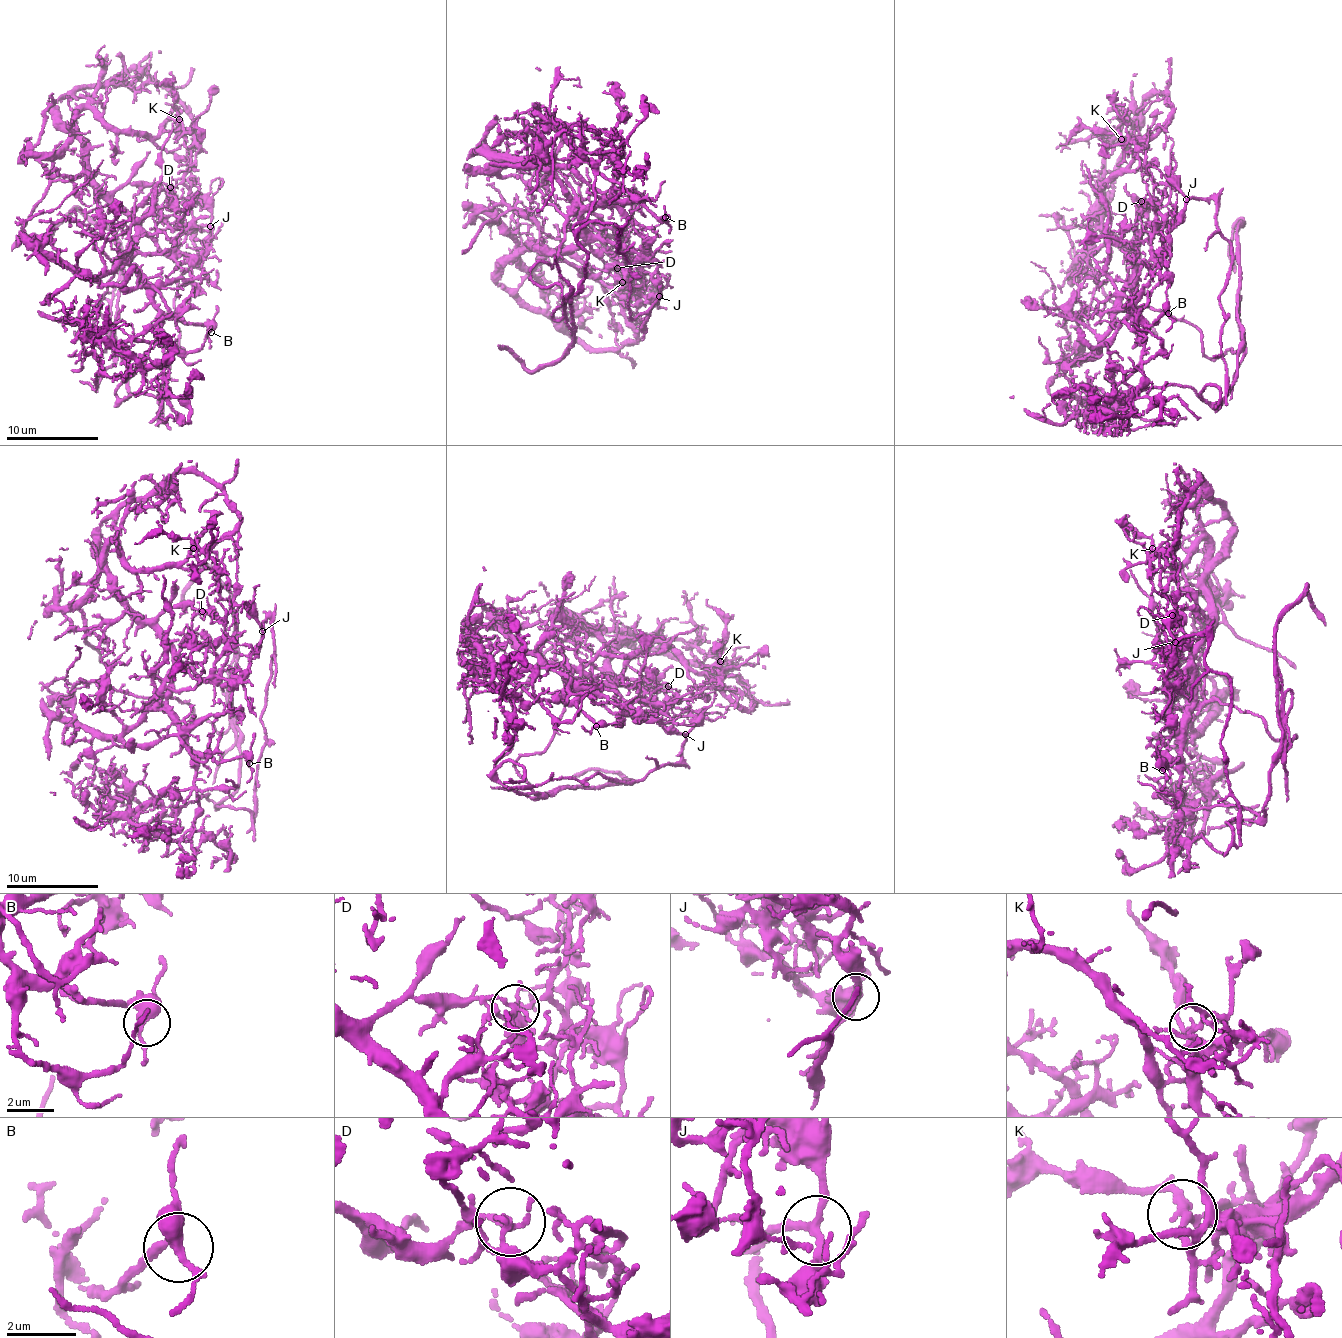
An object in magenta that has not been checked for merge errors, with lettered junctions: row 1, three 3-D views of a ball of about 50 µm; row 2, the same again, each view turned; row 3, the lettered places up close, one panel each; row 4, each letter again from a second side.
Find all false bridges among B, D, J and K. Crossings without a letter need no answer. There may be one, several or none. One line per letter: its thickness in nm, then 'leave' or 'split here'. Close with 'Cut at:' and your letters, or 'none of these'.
B: 320 nm thick; leave
D: 130 nm thick; split here
J: 200 nm thick; leave
K: 200 nm thick; split here
Cut at: D, K

